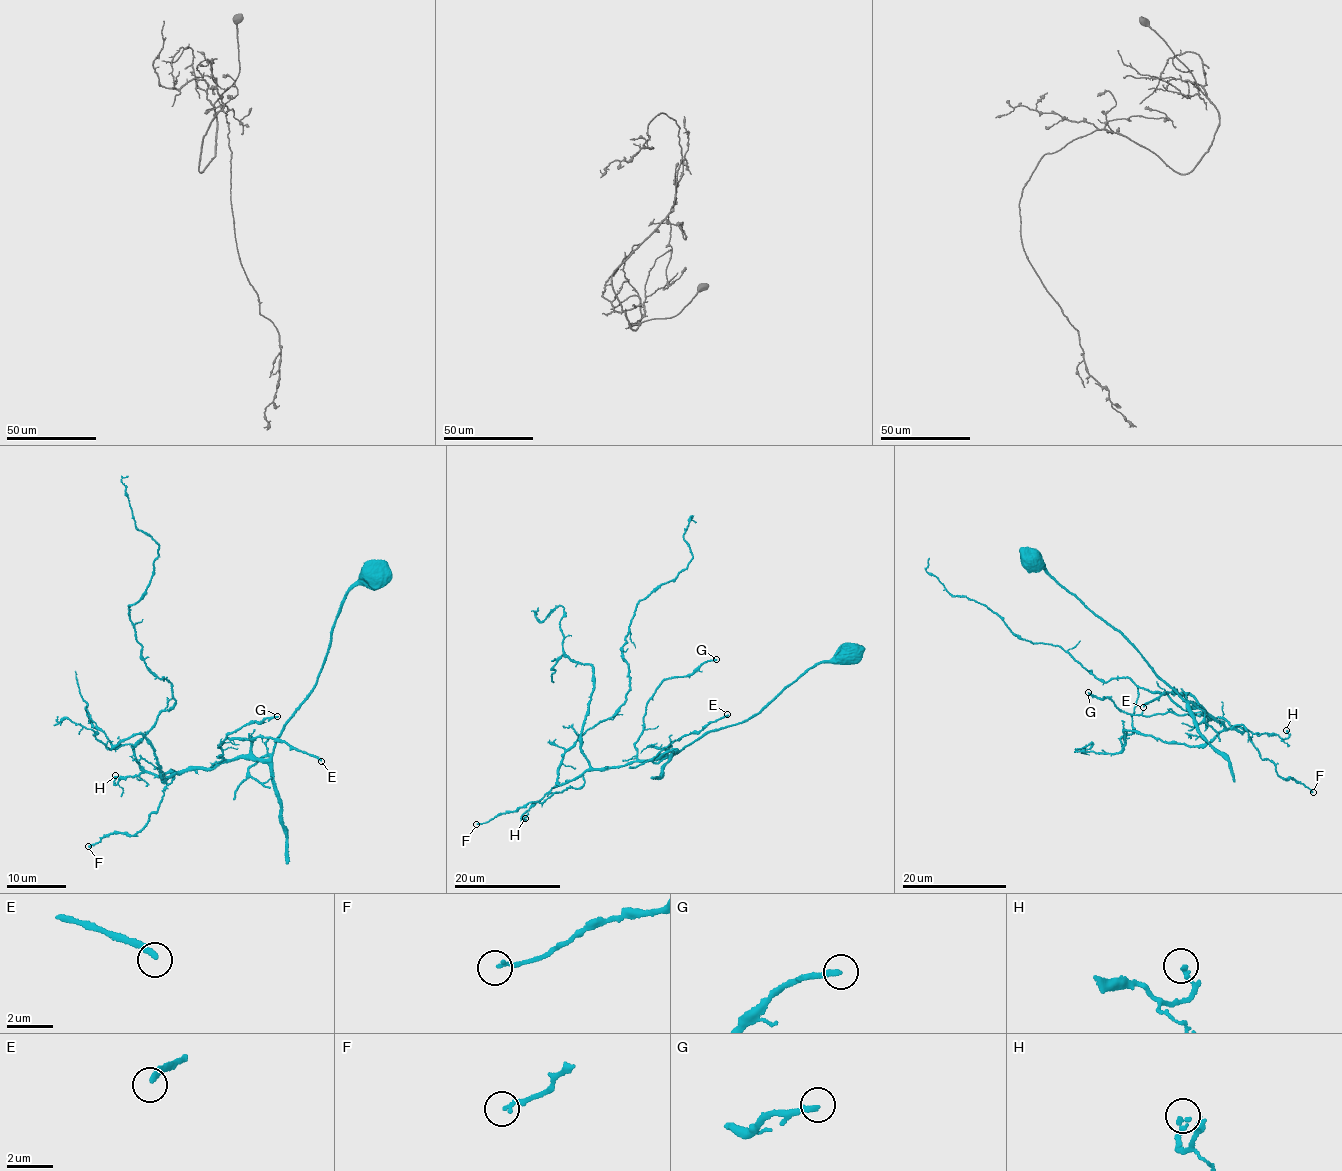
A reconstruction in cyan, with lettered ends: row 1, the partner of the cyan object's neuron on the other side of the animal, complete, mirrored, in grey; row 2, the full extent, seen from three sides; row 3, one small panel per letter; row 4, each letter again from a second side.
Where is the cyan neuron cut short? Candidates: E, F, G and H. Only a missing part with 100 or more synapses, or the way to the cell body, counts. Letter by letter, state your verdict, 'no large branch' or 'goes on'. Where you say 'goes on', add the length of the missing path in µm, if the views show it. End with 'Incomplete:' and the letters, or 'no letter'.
E: no large branch
F: no large branch
G: no large branch
H: no large branch
Incomplete: no letter

